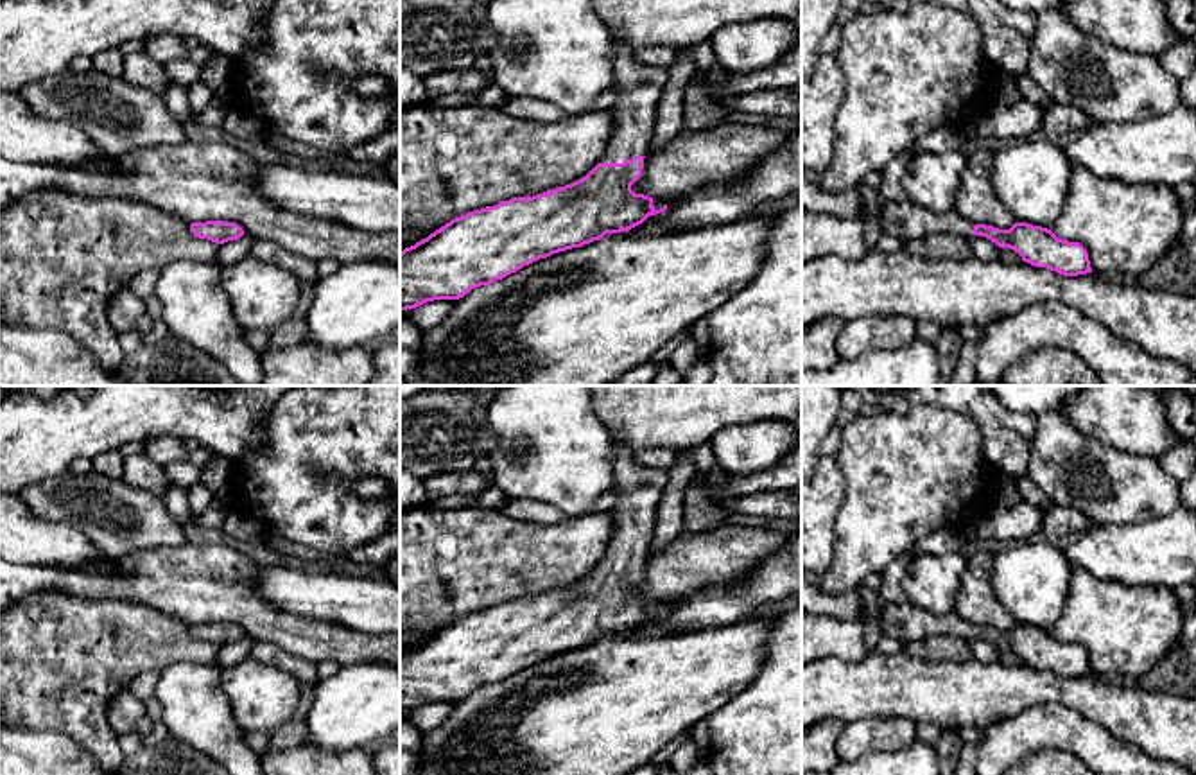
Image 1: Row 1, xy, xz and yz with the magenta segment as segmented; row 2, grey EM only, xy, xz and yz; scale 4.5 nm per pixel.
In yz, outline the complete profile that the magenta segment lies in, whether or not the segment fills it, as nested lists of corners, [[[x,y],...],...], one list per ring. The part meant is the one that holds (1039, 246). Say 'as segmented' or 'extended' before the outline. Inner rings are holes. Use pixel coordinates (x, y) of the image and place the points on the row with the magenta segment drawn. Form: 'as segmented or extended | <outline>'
extended | [[[909,199],[886,201],[880,213],[884,235],[893,235],[902,242],[929,233],[958,233],[961,237],[981,235],[999,248],[1010,248],[1035,267],[1047,267],[1063,276],[1092,273],[1087,249],[1079,242],[1058,239],[1051,230],[1027,222],[1015,222],[1010,230],[986,224],[974,224],[956,210],[932,213]]]

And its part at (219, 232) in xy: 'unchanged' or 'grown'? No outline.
unchanged

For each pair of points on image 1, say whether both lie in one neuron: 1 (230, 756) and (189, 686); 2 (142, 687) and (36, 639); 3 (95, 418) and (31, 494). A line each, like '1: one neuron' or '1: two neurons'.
1: one neuron
2: two neurons
3: two neurons

